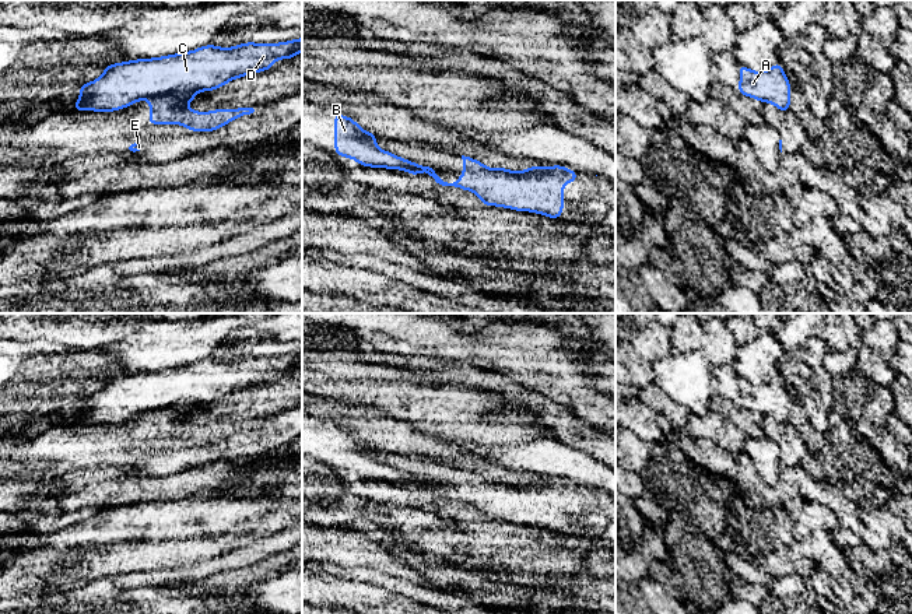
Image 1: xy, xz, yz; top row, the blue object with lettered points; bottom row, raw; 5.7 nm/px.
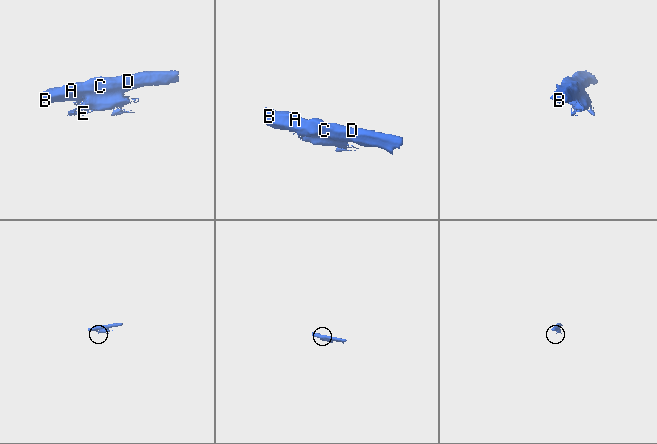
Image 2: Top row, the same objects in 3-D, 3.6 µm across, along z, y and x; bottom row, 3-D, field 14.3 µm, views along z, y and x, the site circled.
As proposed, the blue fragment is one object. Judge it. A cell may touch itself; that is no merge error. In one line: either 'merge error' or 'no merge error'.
merge error

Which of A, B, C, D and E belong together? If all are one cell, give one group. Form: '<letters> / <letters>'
A B C D / E

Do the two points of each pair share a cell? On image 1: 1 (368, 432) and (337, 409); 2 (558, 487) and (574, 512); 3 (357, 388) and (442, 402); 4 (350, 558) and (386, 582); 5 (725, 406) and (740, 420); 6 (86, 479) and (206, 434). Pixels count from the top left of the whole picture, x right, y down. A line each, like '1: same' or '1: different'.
1: same
2: same
3: same
4: different
5: same
6: different

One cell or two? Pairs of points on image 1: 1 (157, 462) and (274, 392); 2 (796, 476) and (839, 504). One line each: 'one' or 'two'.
1: two
2: one

